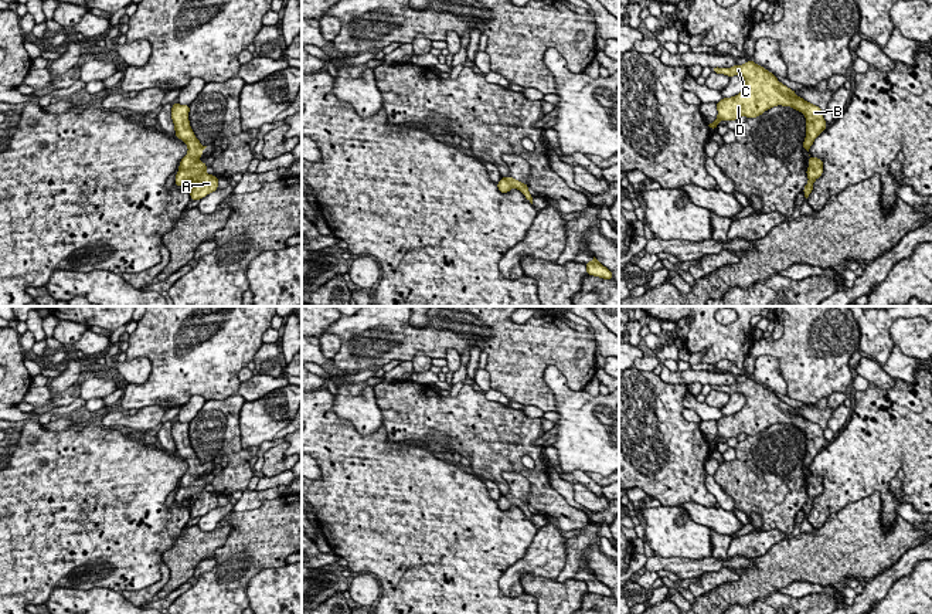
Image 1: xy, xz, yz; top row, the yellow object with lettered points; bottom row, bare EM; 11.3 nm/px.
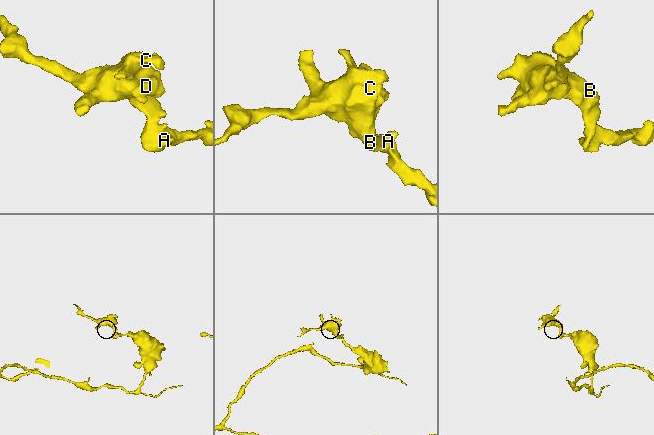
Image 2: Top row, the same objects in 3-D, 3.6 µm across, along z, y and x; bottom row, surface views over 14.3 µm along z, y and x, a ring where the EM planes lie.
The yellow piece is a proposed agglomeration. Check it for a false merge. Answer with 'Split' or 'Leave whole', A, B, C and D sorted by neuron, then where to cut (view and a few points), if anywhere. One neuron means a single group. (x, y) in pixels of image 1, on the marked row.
Leave whole. Groups: A B C D. No split

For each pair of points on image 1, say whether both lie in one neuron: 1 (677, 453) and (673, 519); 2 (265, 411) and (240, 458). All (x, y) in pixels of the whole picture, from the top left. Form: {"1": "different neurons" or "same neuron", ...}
{"1": "different neurons", "2": "different neurons"}

